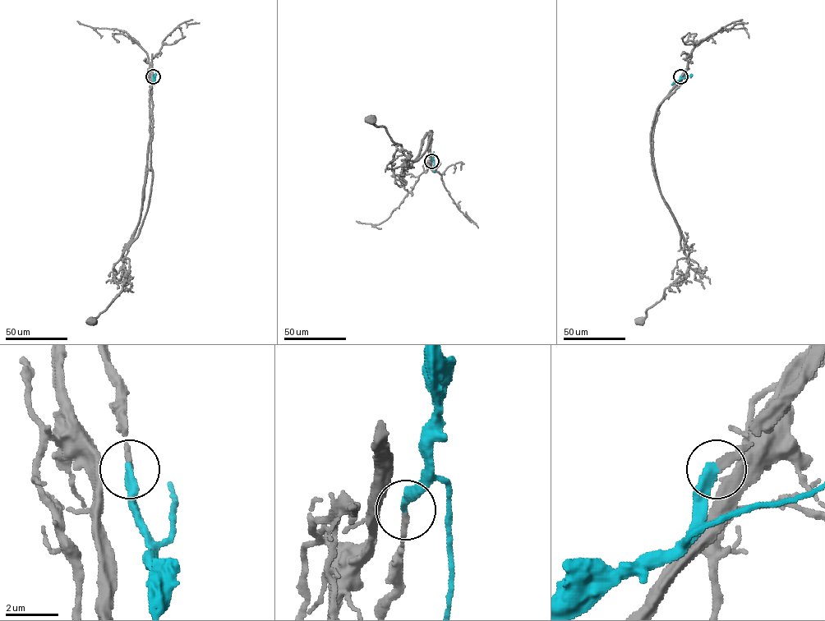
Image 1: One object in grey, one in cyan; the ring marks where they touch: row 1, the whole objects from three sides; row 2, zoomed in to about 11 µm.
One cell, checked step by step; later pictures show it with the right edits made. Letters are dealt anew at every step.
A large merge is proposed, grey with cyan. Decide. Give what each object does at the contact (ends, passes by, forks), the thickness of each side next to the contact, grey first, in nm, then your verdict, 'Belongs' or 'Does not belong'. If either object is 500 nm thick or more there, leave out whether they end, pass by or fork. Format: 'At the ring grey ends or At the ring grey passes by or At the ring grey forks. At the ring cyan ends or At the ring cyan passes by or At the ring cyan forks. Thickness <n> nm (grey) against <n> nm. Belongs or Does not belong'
At the ring grey ends. At the ring cyan ends. Thickness 240 nm (grey) against 340 nm. Belongs

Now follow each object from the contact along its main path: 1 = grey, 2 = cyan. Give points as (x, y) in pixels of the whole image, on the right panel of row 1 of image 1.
1: (680, 76), (656, 112), (652, 153), (659, 190), (687, 246), (689, 267), (641, 322)
2: (680, 76), (679, 80), (692, 75)

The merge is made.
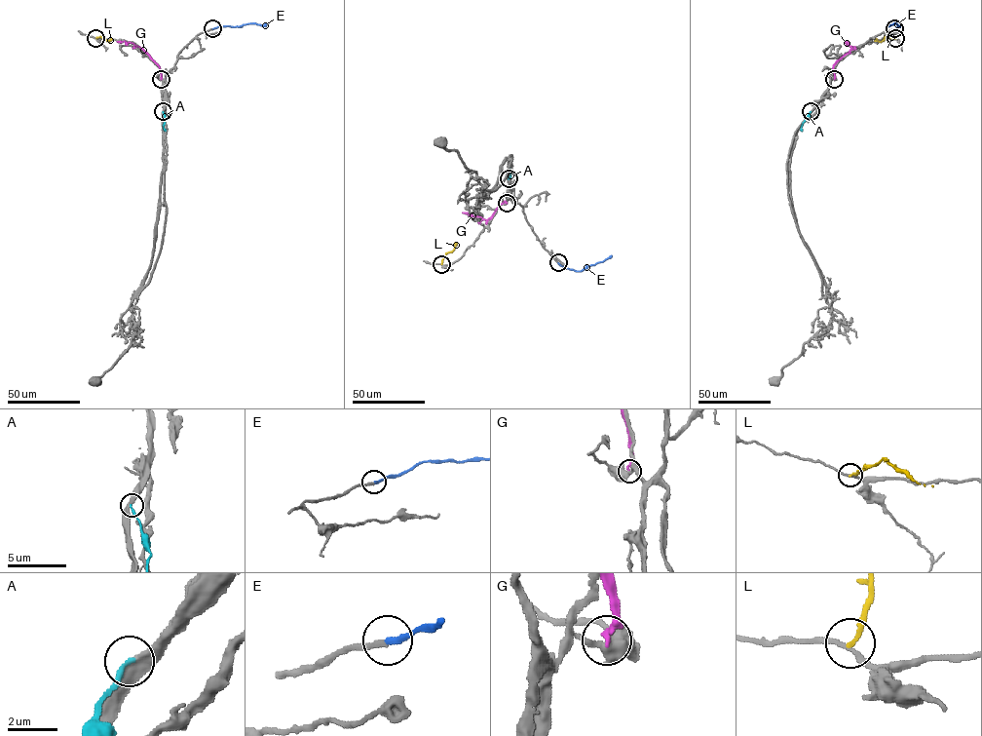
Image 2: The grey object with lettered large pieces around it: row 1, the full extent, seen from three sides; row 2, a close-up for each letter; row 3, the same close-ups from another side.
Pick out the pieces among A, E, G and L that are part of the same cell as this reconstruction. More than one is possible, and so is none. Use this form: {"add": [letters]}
{"add": ["E"]}

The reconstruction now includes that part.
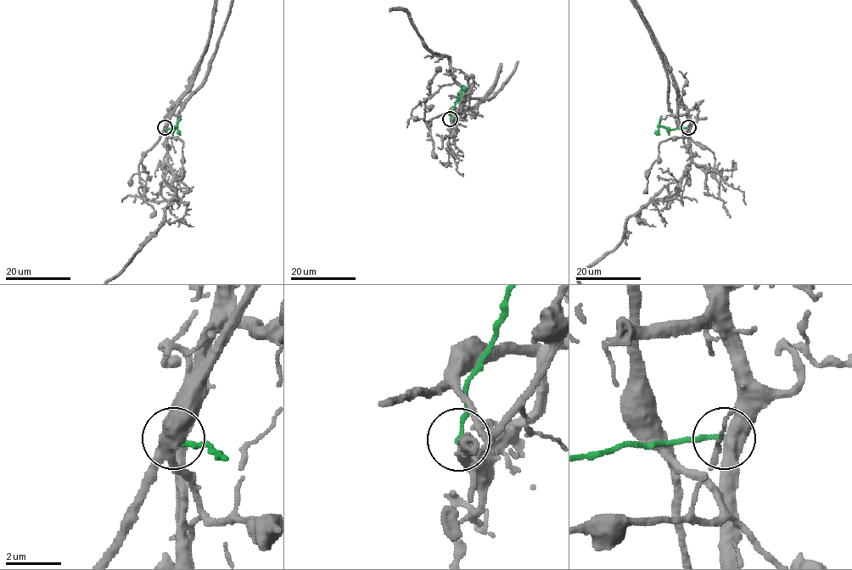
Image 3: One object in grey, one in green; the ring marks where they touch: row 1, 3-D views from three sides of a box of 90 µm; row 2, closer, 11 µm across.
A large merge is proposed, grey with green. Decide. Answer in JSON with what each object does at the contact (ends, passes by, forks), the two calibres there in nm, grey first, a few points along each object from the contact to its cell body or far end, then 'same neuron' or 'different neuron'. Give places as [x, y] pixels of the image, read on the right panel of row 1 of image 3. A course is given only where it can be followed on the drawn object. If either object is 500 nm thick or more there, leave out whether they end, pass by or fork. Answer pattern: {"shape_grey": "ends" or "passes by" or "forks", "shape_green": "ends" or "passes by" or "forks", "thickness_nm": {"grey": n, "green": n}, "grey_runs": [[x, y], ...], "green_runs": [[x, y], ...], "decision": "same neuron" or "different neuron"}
{"shape_grey": "passes by", "shape_green": "ends", "thickness_nm": {"grey": 460, "green": 160}, "grey_runs": [[688, 127], [691, 161], [677, 193], [653, 198], [630, 217], [623, 240], [580, 271]], "green_runs": [[688, 127], [668, 130], [661, 126], [662, 116]], "decision": "different neuron"}

